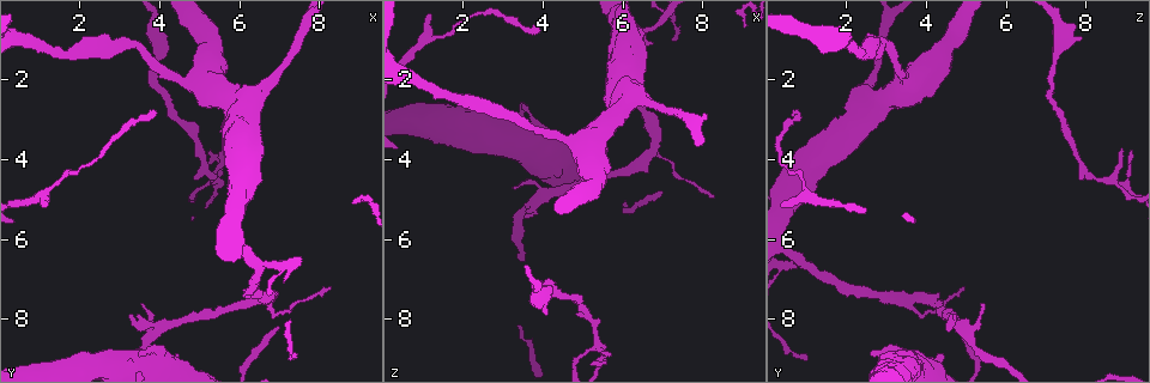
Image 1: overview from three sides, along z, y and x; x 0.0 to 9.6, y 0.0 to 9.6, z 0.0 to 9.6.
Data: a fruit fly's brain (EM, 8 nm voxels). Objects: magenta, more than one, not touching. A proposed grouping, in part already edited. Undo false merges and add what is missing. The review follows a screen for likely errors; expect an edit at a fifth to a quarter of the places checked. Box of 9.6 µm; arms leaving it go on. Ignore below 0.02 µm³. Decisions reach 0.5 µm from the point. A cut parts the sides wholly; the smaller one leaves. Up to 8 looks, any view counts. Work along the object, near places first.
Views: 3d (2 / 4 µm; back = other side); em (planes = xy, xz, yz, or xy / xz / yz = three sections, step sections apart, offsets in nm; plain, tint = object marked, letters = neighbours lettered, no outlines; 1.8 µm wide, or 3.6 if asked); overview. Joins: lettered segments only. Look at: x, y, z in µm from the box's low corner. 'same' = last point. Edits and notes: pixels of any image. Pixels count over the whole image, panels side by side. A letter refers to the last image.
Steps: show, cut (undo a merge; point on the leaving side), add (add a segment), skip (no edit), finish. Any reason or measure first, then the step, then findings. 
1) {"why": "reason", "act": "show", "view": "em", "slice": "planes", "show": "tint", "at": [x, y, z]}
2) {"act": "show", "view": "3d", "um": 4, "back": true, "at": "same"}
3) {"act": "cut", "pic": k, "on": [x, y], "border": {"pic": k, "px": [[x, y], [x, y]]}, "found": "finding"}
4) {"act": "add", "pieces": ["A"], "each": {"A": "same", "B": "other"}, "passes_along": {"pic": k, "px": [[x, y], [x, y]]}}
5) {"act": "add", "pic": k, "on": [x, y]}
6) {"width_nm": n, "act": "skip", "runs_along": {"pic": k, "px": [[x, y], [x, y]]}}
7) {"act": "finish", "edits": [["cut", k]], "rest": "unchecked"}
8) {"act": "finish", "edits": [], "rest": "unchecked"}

{"why": "free end", "act": "show", "view": "em", "slice": "planes", "show": "letters", "at": [3.50, 8.90, 2.55]}

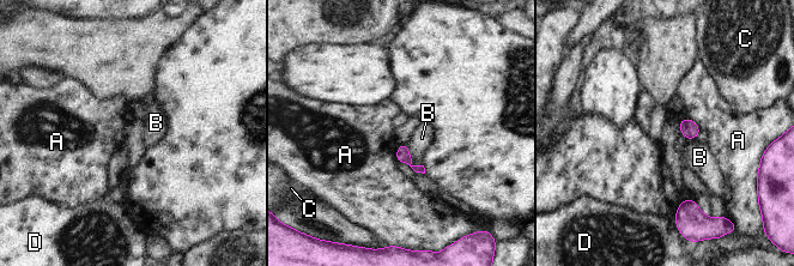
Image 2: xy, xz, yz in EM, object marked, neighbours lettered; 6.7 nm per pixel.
{"act": "skip", "each": {"A": "other", "B": "other", "C": "other", "D": "other"}, "found": "none of them fits"}

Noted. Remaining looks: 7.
{"why": "two arms in line, one across", "act": "show", "view": "3d", "um": 4, "at": [5.40, 4.60, 8.60]}

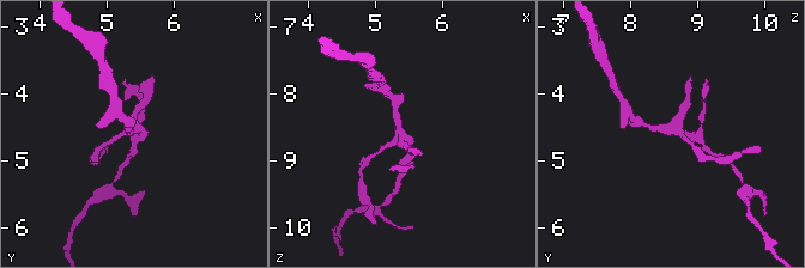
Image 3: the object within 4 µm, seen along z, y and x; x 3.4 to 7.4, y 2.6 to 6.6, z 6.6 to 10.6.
{"why": "now the EM", "act": "show", "view": "em", "slice": "planes", "show": "letters", "at": [5.35, 4.55, 8.60]}

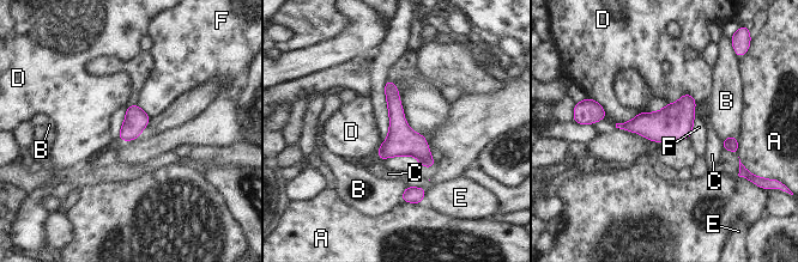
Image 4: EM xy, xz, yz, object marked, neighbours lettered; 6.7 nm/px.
{"width_nm": 150, "act": "skip", "each": {"A": "other", "B": "other", "C": "other", "D": "other", "E": "other", "F": "other"}, "runs_along": {"pic": 4, "px": [[388, 83], [398, 129], [431, 163]]}, "found": "continuous, no second cell"}

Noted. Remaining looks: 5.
{"why": "tapers out", "act": "show", "view": "3d", "um": 2, "at": [3.90, 2.80, 0.80]}

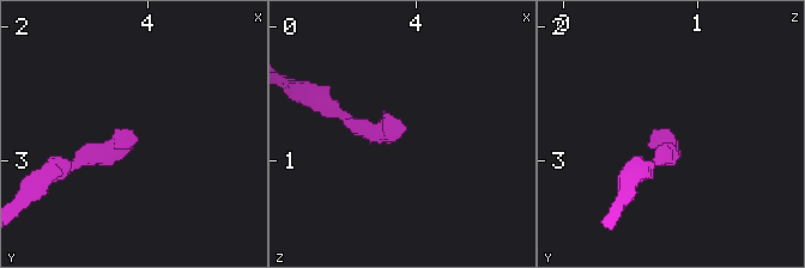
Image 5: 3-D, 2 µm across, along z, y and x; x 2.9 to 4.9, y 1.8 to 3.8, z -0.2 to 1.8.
{"why": "shape alone is not enough", "act": "show", "view": "em", "slice": "xy", "step": 8, "show": "tint", "at": [3.90, 2.82, 0.78]}

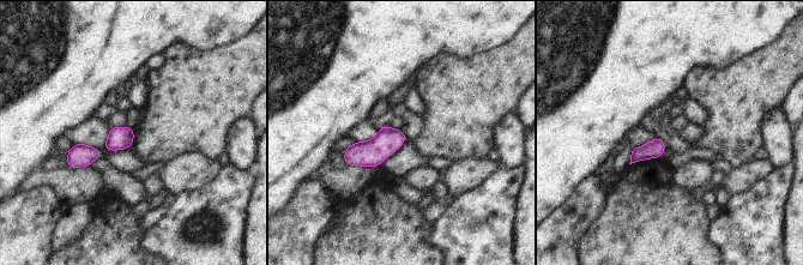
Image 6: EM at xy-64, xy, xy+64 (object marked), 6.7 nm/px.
{"why": "another direction", "act": "show", "view": "em", "slice": "planes", "show": "letters", "at": "same"}

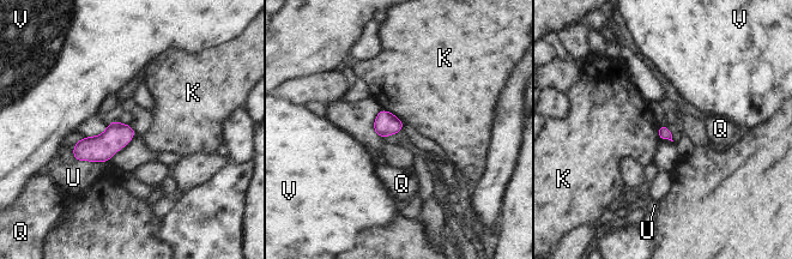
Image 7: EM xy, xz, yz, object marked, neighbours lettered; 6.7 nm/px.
{"act": "skip", "each": {"K": "other", "Q": "other", "U": "other", "V": "other"}, "border": {"pic": 7, "px": [[382, 108], [392, 113], [404, 125]]}, "found": "no lettered segment goes on from it"}

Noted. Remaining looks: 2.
{"act": "finish", "edits": [], "rest": "unchecked"}

